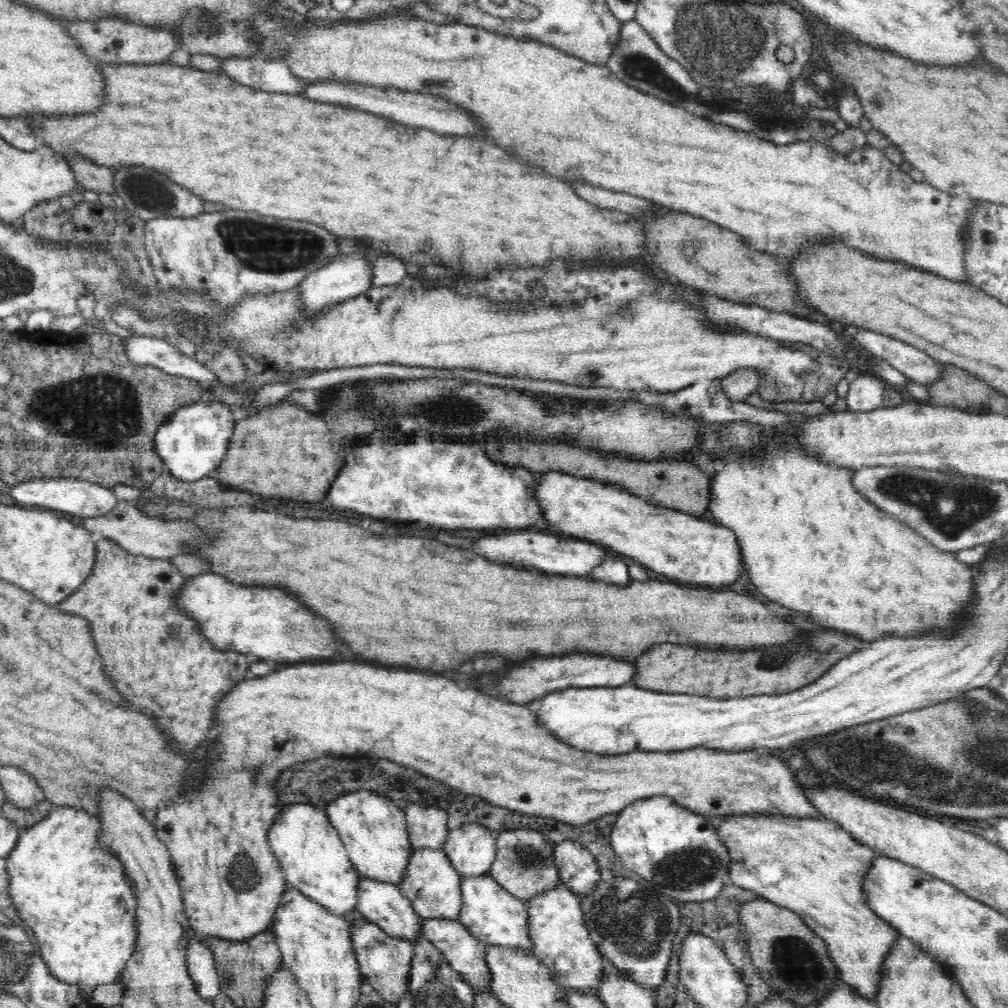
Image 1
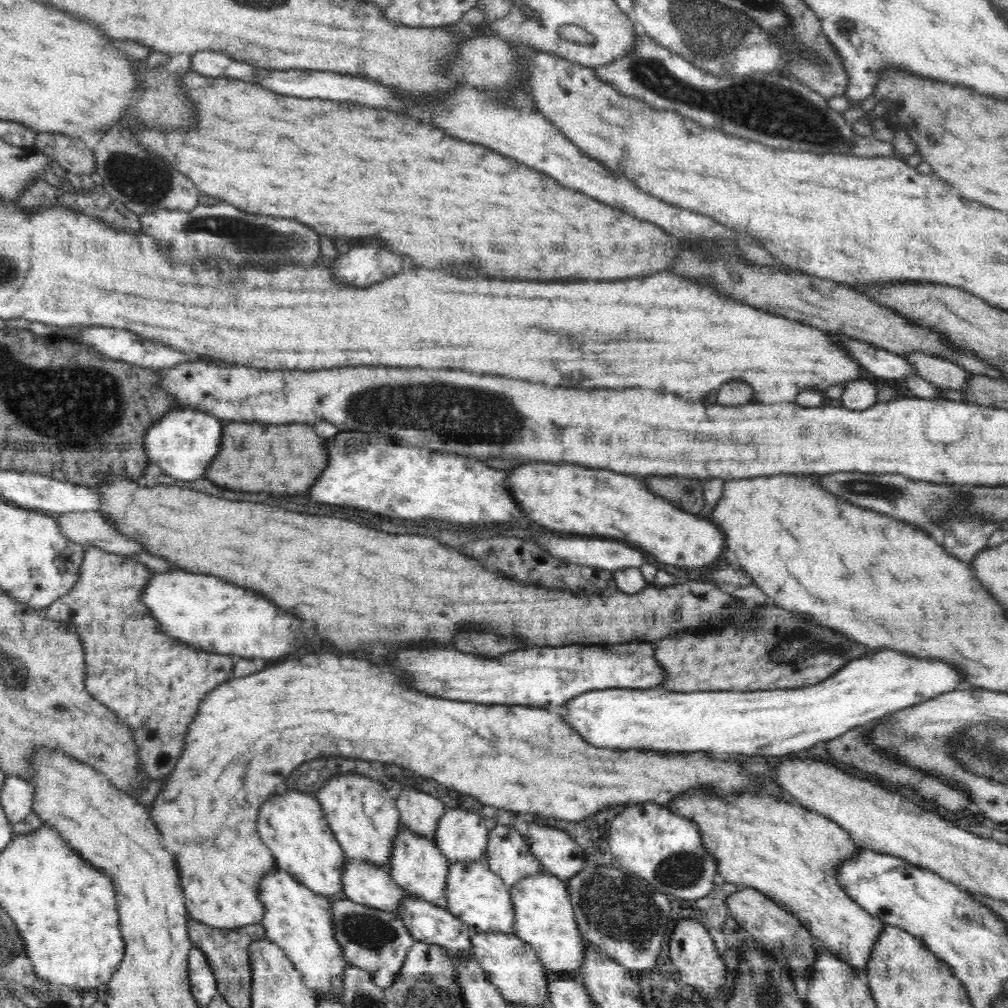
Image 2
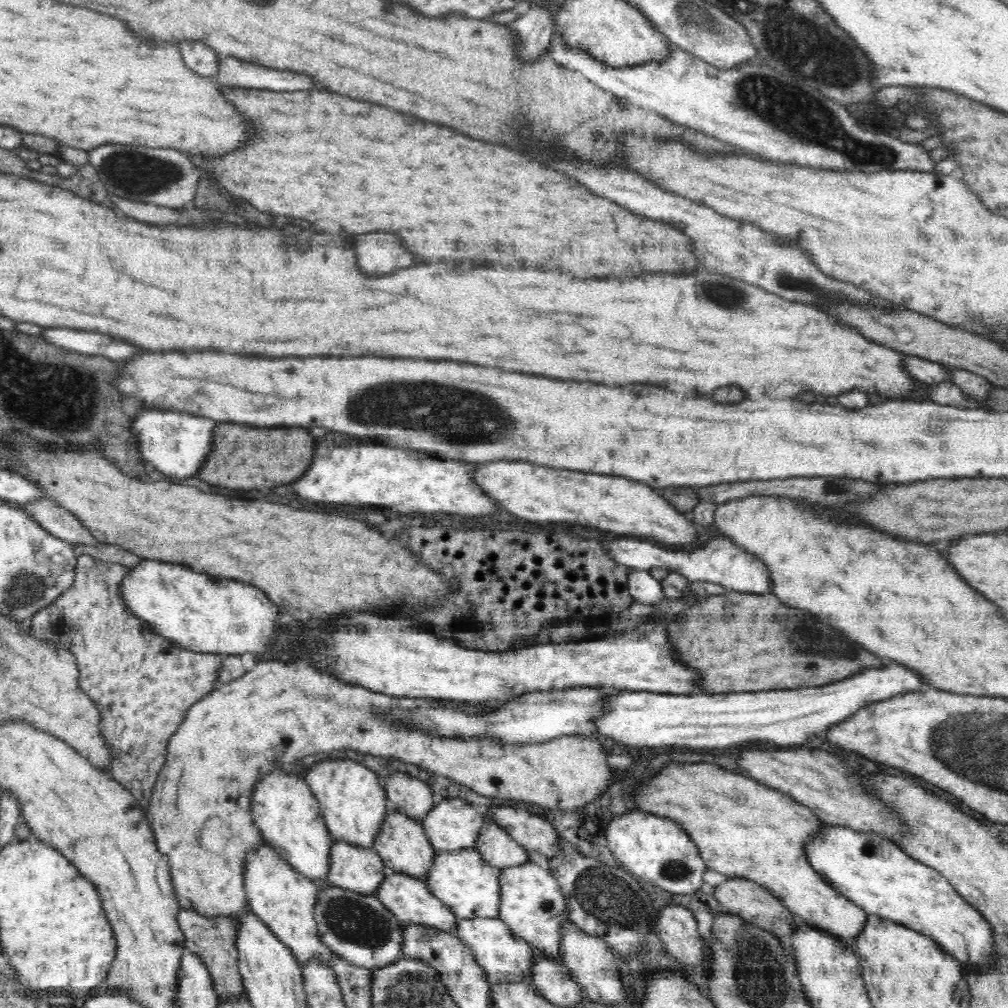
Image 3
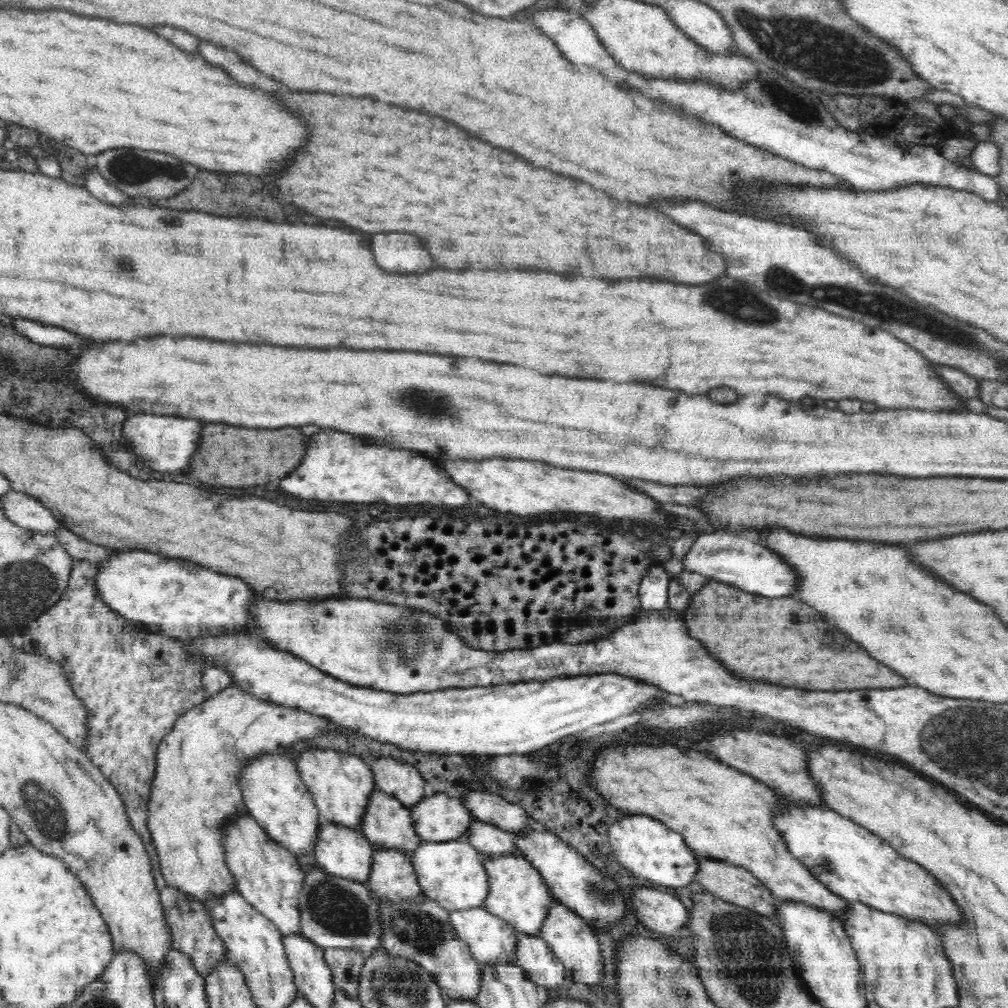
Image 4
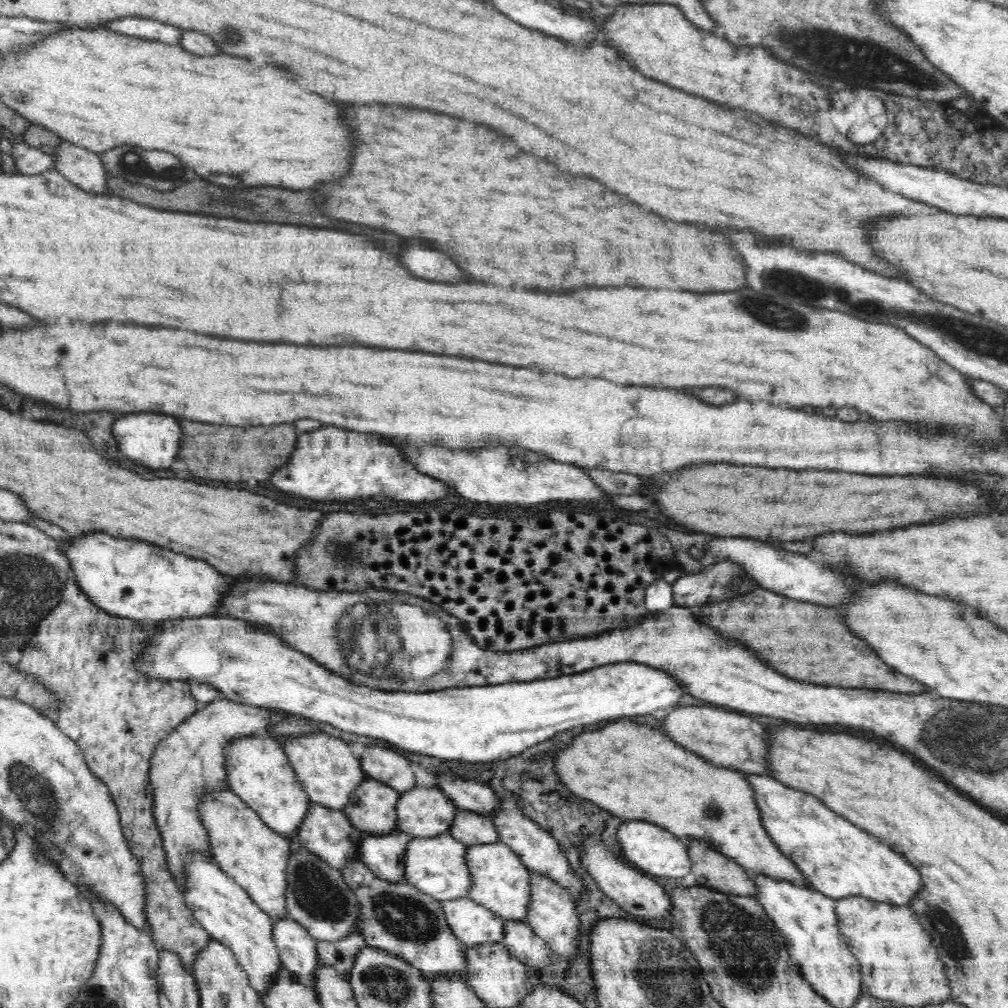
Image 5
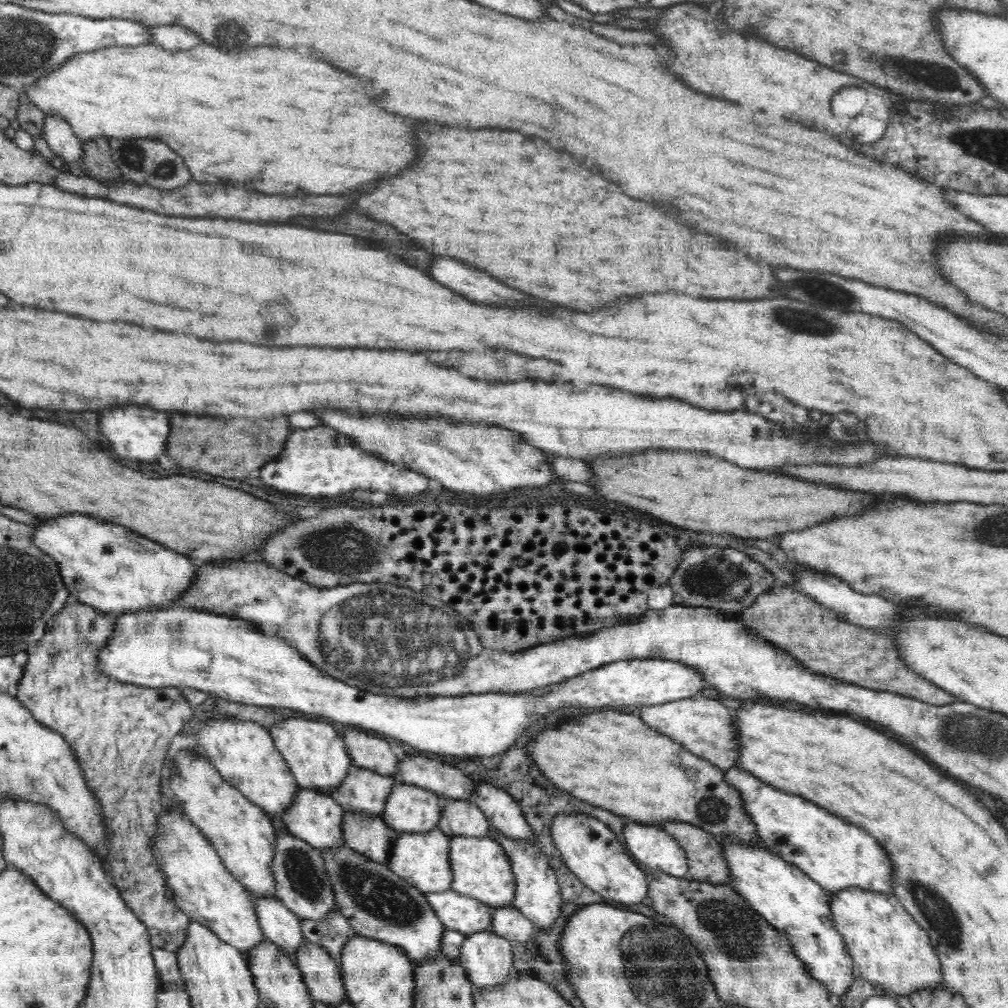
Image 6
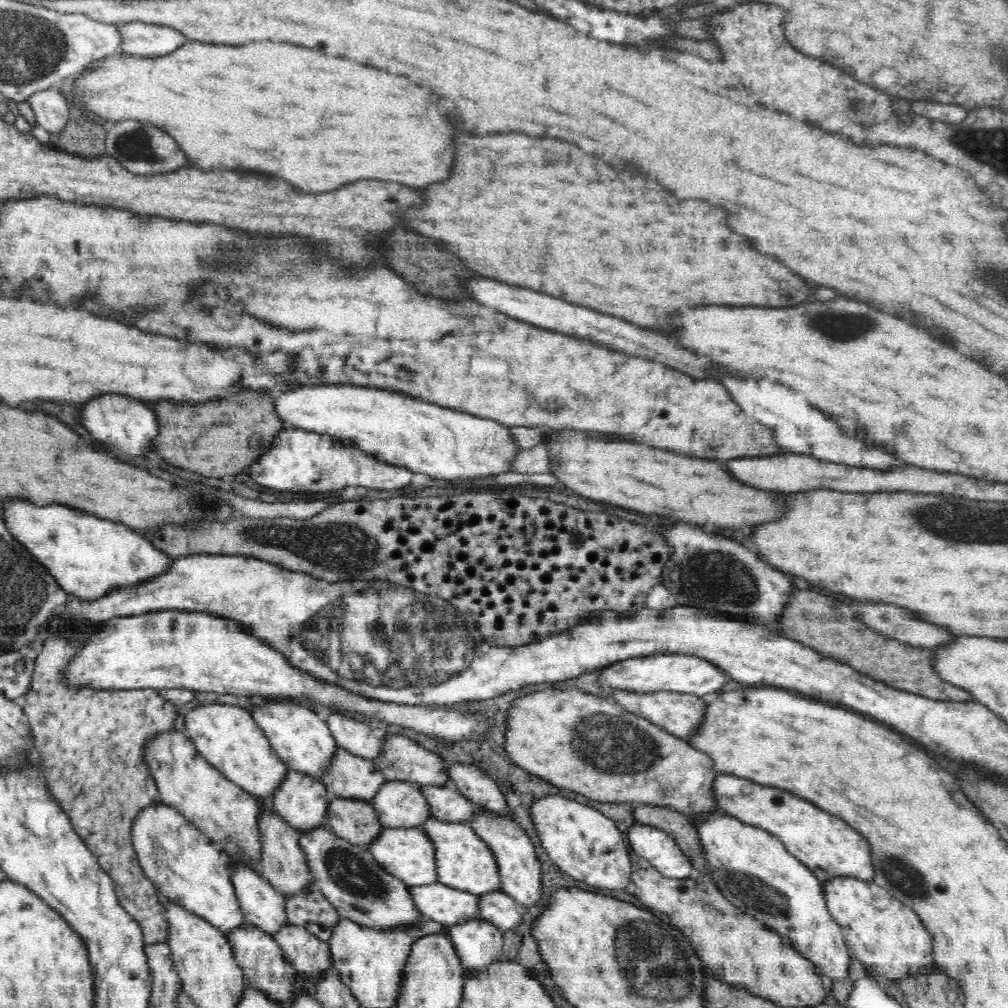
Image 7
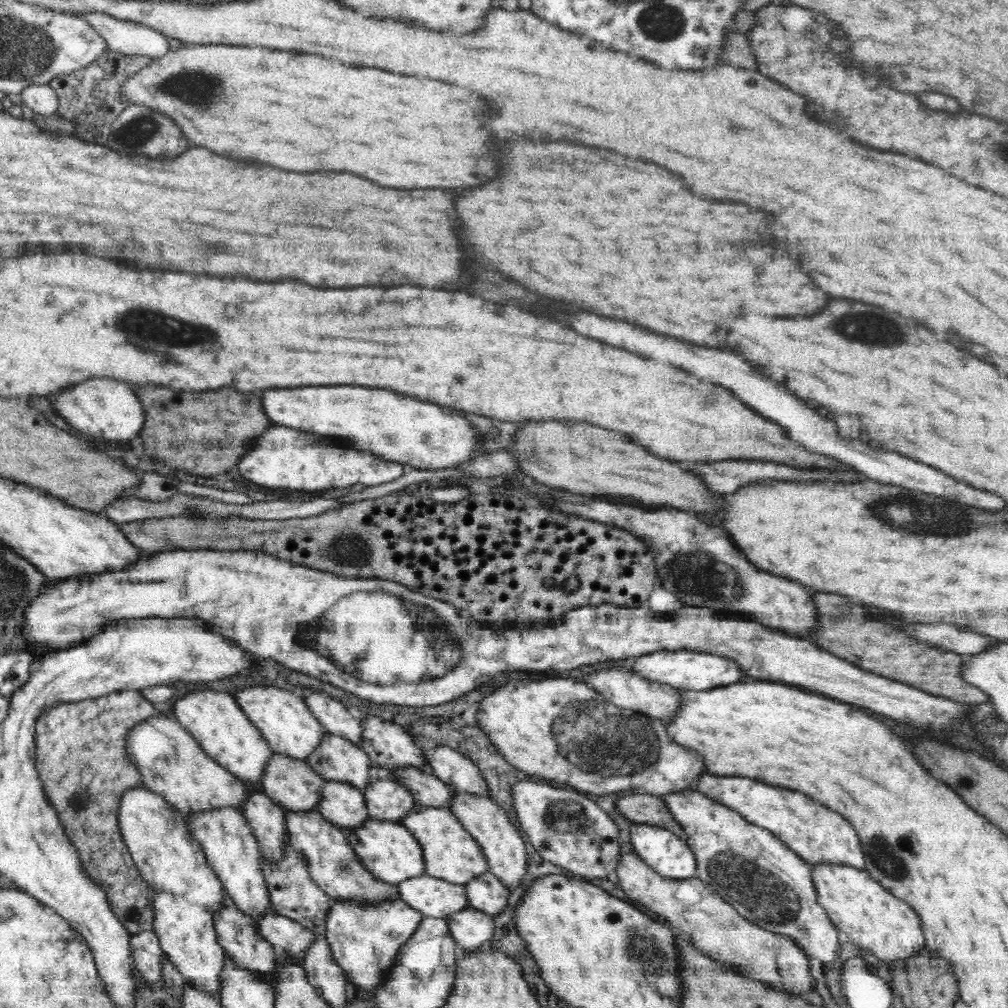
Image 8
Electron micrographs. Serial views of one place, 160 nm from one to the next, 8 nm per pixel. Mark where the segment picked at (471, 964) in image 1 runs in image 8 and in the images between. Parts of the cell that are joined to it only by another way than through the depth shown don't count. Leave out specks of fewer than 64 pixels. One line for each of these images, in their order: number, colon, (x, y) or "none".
2: (428, 923)
3: (411, 901)
4: (393, 879)
5: (384, 855)
6: (368, 835)
7: (355, 821)
8: (343, 805)

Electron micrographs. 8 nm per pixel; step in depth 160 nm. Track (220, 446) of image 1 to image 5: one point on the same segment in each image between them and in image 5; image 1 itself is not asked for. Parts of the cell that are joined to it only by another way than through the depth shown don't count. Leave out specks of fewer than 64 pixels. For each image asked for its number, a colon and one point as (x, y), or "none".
2: (184, 442)
3: (176, 444)
4: (166, 443)
5: (153, 440)

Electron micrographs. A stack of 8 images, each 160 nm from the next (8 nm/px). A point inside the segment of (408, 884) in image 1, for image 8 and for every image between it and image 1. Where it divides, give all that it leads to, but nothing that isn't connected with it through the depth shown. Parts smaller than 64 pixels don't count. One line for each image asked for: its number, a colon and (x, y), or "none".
2: (417, 865)
3: (402, 844)
4: (387, 823)
5: (372, 809)
6: (363, 790)
7: (351, 777)
8: (336, 759)

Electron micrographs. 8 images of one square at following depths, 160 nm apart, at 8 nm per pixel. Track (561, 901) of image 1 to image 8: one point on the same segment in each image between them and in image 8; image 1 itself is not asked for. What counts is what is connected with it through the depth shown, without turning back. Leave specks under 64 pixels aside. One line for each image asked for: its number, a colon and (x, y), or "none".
2: (544, 917)
3: (532, 905)
4: (517, 893)
5: (500, 880)
6: (481, 870)
7: (463, 861)
8: (450, 853)

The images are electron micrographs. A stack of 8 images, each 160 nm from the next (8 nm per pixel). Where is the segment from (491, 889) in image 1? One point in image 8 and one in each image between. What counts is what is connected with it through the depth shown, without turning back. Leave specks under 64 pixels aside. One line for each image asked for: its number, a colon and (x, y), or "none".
2: (478, 896)
3: (462, 880)
4: (452, 873)
5: (437, 866)
6: (423, 859)
7: (408, 854)
8: (390, 852)

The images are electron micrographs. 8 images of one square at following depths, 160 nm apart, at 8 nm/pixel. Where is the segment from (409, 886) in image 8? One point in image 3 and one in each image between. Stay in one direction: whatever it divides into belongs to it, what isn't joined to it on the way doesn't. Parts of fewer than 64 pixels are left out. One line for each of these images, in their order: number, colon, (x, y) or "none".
3: (505, 957)
4: (492, 941)
5: (473, 924)
6: (467, 915)
7: (438, 902)

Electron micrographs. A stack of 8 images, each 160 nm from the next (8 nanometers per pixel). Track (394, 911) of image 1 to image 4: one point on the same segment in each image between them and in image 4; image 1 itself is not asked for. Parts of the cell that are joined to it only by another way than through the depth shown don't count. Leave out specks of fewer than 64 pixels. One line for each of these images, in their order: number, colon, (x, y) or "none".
2: (362, 882)
3: (355, 868)
4: (340, 851)

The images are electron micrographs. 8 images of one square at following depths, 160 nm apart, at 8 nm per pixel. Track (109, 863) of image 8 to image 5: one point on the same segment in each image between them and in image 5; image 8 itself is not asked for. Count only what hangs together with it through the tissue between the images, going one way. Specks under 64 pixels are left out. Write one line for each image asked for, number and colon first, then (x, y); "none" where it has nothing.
5: (117, 715)
6: (62, 686)
7: (90, 741)

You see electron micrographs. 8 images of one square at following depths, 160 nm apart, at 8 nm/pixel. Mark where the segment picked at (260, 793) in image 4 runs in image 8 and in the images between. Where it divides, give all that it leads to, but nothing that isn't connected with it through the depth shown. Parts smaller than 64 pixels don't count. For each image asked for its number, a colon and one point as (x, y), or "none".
5: (259, 773)
6: (243, 752)
7: (229, 738)
8: (214, 719)

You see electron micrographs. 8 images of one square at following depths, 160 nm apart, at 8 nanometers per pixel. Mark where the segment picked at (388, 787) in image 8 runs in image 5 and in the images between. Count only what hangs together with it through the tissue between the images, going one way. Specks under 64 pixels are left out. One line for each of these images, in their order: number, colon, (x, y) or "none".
5: (423, 813)
6: (410, 809)
7: (399, 804)

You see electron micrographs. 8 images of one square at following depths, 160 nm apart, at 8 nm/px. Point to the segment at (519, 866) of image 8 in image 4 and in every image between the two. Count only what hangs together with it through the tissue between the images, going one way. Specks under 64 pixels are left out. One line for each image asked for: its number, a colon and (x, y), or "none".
4: (570, 938)
5: (552, 915)
6: (538, 897)
7: (520, 870)

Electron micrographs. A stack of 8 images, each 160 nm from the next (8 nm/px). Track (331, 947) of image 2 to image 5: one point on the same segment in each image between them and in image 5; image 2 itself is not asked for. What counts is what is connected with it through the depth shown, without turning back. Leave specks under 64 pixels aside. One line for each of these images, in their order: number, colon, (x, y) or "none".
3: (284, 900)
4: (267, 875)
5: (247, 850)

